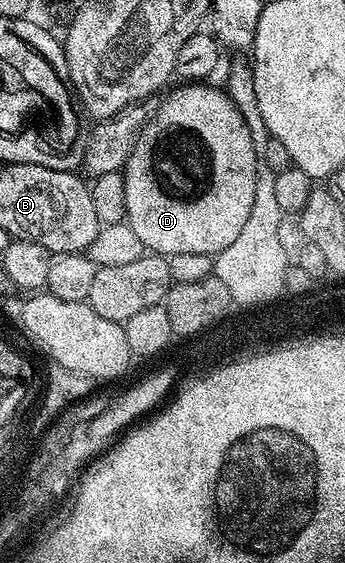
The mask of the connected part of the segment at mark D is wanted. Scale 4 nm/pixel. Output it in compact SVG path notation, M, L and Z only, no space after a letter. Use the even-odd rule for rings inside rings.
M188 82L180 86L184 88L174 89L161 102L160 109L153 116L151 113L150 119L140 129L132 153L128 156L128 161L124 163L122 169L126 222L130 226L130 230L134 230L134 234L138 234L138 238L142 238L144 247L149 253L159 254L165 258L174 254L202 254L203 256L215 257L216 253L226 250L226 246L230 246L230 242L234 242L234 238L238 238L242 226L246 226L246 217L250 215L250 206L254 206L258 148L256 144L252 145L252 128L236 109L235 102L231 100L228 93L219 87L218 89L211 88L210 85L211 83L208 82Z

